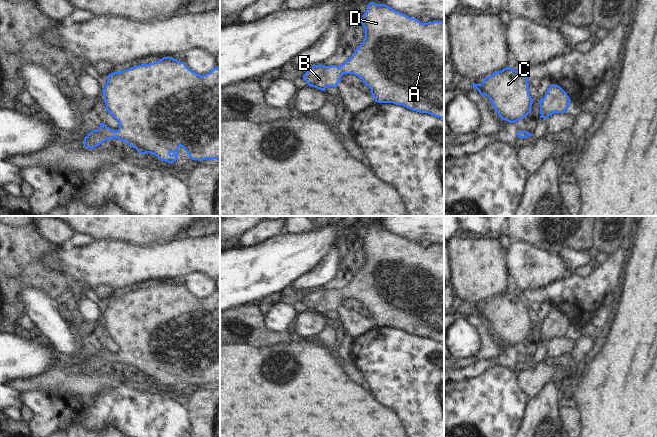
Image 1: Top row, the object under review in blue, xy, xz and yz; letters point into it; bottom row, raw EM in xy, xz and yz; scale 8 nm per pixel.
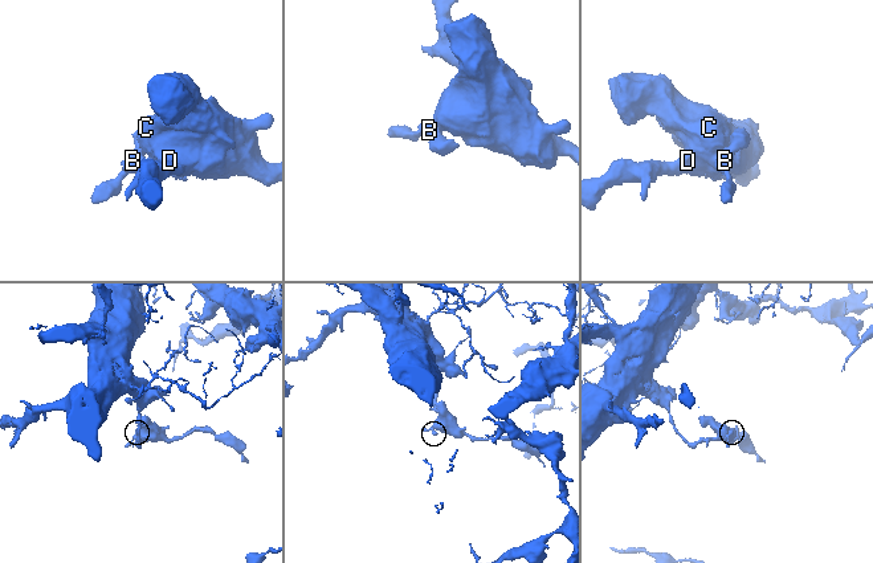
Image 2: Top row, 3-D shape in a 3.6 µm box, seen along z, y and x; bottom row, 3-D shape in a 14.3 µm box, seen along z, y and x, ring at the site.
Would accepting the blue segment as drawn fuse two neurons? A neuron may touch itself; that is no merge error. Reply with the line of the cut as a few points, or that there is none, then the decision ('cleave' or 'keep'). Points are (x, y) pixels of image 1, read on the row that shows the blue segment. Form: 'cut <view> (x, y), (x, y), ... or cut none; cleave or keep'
cut none; keep

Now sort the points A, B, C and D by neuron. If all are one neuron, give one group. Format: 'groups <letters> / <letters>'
groups A B C D

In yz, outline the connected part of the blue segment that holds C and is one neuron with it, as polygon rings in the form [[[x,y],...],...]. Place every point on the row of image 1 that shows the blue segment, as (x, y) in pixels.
[[[508,66],[484,79],[482,84],[472,84],[482,96],[487,96],[502,120],[515,123],[531,112],[533,99],[529,94],[528,79],[522,72]]]

